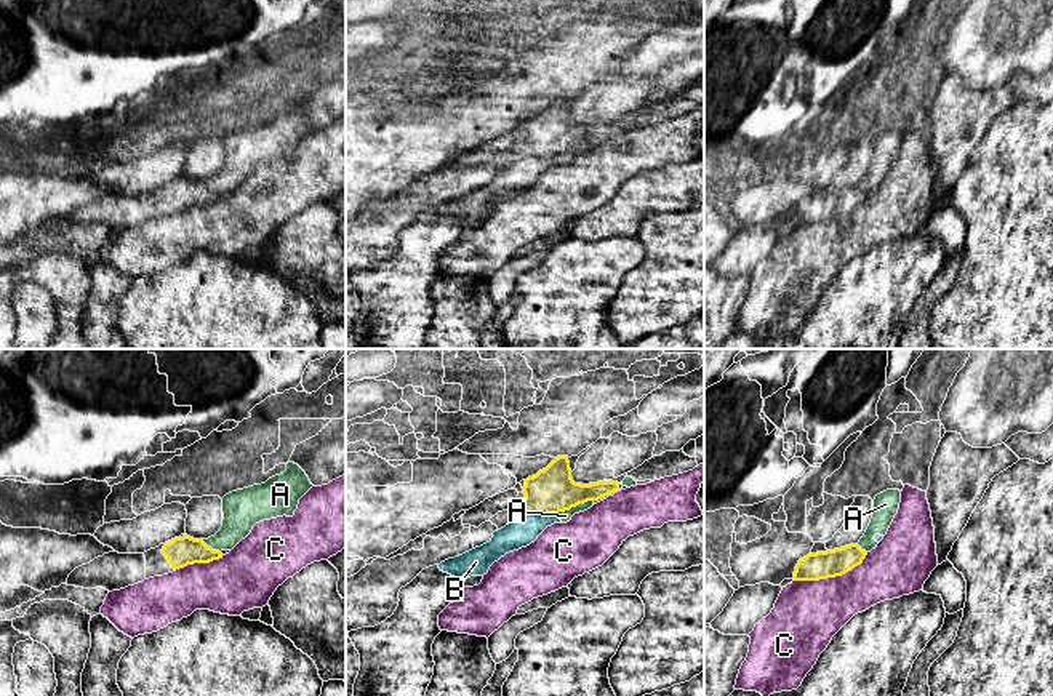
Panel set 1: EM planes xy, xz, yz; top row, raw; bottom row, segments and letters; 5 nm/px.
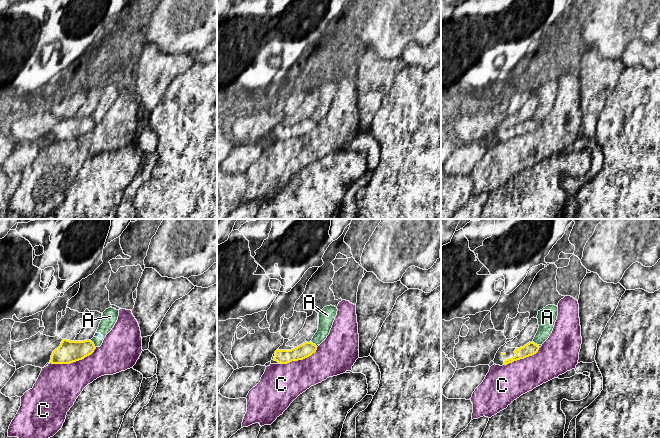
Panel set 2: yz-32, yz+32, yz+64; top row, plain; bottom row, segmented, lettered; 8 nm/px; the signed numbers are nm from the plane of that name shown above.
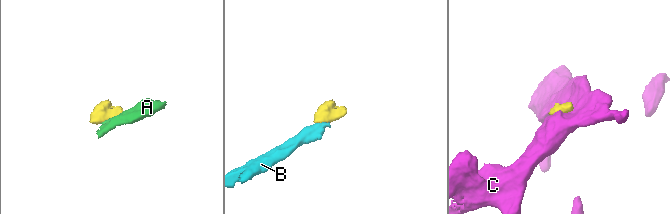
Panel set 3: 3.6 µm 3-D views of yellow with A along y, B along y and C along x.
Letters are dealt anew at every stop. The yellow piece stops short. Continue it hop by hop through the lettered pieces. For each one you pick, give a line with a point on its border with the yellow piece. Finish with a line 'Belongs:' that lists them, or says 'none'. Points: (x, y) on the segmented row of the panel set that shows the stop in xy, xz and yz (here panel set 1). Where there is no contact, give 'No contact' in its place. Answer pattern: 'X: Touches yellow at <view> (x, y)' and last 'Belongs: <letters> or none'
Belongs: none

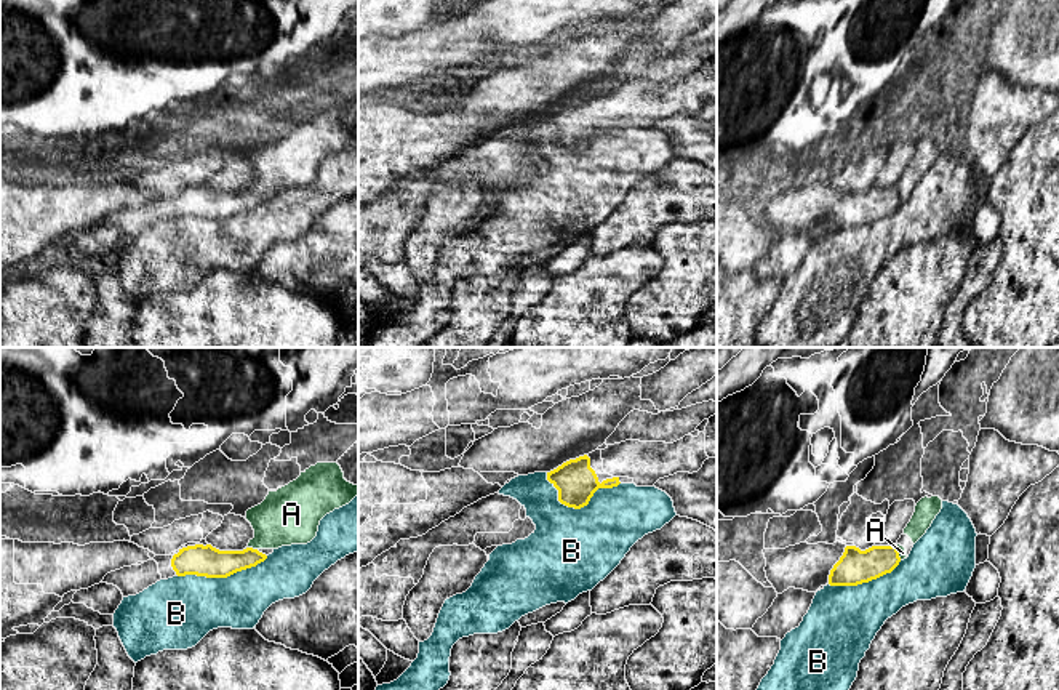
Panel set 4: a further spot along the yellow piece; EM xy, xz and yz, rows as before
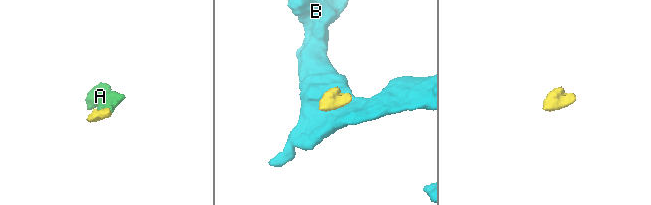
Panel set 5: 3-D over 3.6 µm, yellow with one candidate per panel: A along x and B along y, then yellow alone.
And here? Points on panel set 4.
Belongs: none

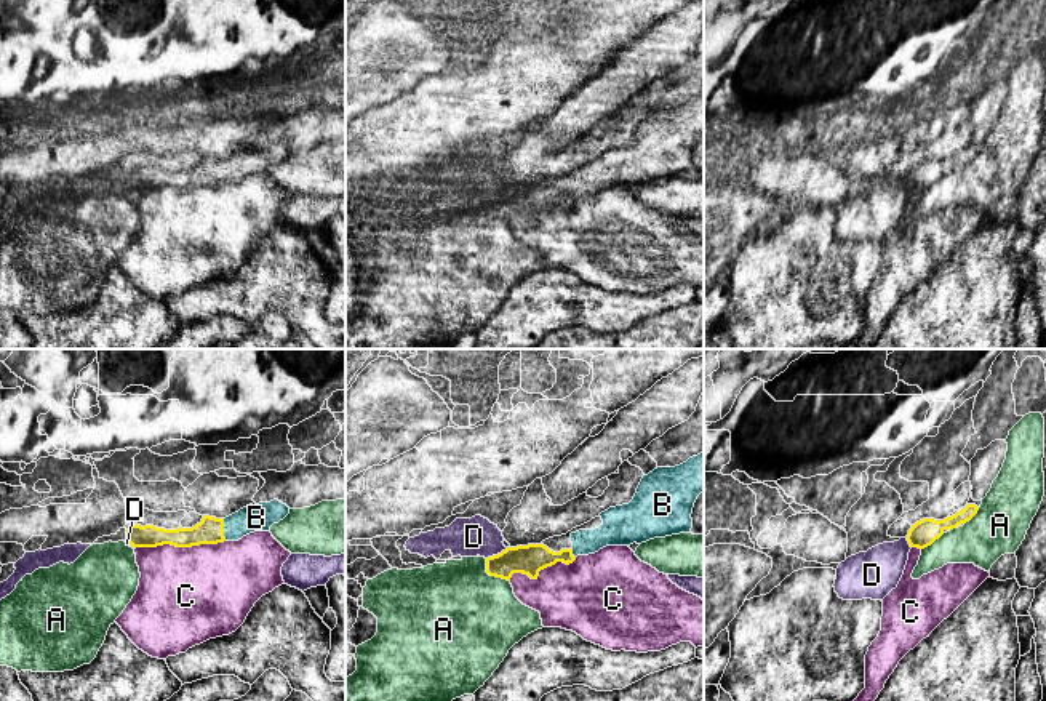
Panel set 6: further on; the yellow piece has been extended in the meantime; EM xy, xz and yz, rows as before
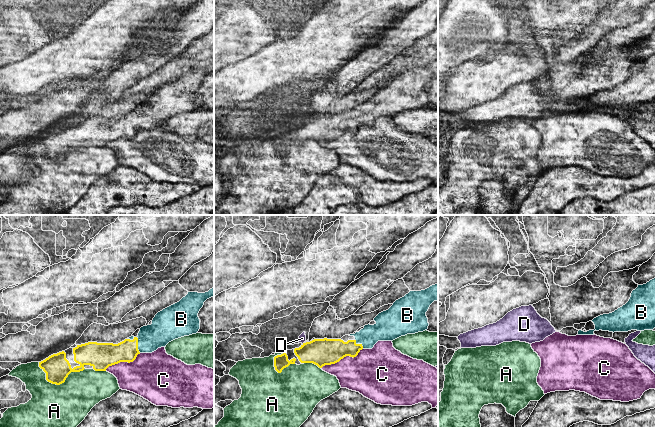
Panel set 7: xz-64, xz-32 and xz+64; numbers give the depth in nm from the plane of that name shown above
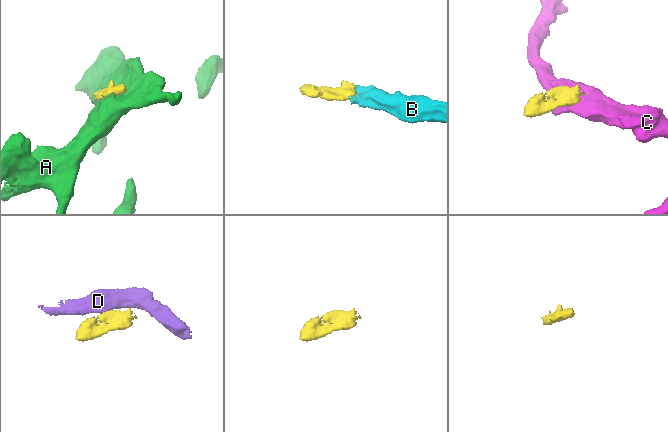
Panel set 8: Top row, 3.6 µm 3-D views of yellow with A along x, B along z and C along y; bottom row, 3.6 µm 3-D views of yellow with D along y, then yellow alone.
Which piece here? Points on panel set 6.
B: Touches yellow at xy (223, 530)
Belongs: B

